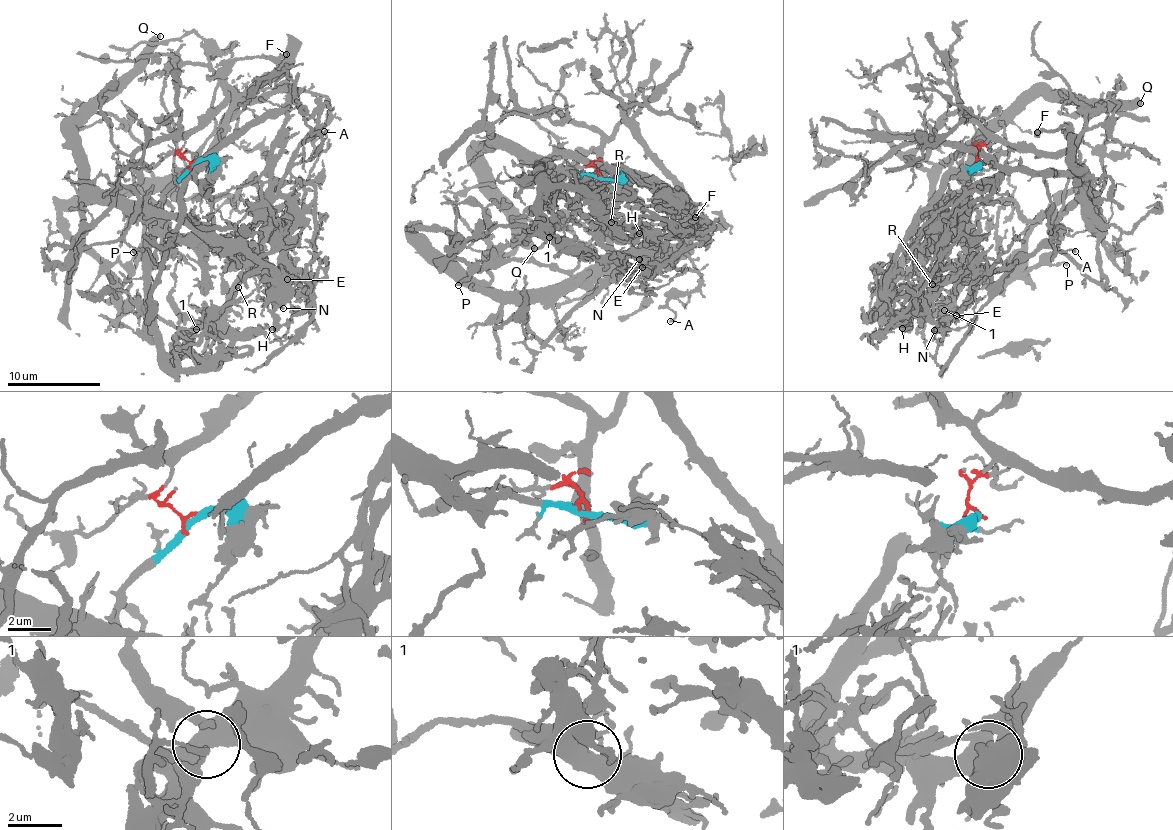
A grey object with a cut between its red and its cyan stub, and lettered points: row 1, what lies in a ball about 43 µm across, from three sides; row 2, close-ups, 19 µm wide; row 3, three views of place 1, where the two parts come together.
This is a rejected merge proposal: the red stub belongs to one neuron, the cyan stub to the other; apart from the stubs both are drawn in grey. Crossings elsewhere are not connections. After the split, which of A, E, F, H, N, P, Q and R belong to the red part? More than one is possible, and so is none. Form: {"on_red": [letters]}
{"on_red": ["A", "F", "P"]}

